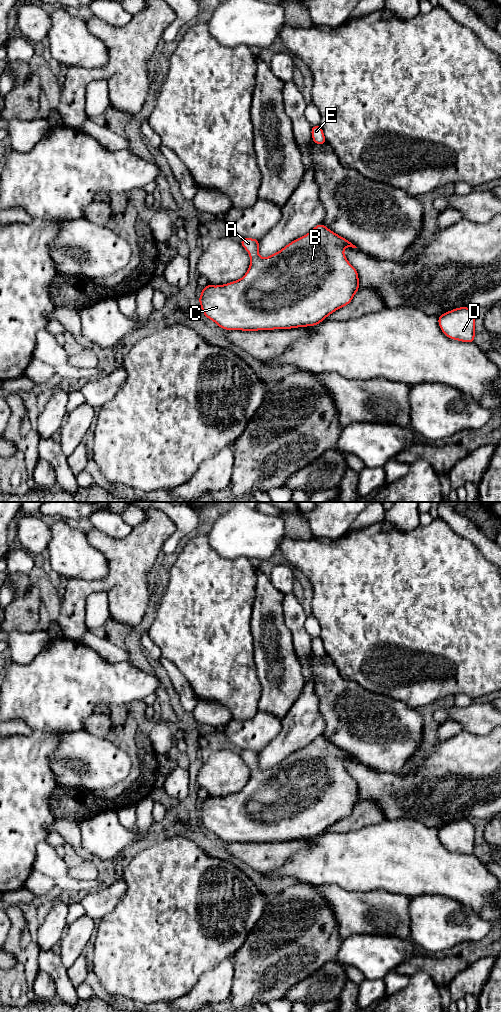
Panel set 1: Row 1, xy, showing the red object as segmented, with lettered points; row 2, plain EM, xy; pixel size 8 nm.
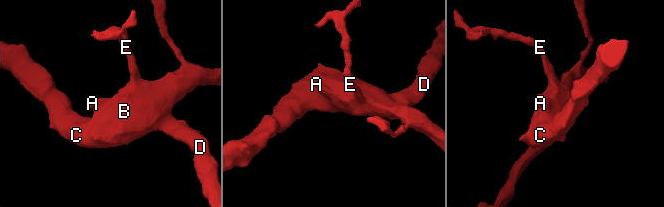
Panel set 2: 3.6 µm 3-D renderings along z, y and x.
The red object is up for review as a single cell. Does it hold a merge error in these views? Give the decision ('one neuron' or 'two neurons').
one neuron

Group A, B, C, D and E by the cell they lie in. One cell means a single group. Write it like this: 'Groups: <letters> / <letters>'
Groups: A B C D E

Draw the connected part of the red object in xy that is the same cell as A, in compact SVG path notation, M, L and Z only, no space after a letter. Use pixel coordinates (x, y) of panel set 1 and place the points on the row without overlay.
M323 735L269 769L259 768L260 753L253 750L240 751L242 759L249 764L250 769L250 778L242 790L224 797L208 796L202 801L198 812L204 828L223 842L259 843L316 838L336 822L350 816L359 803L358 783L343 765L347 759L357 759L332 744Z

